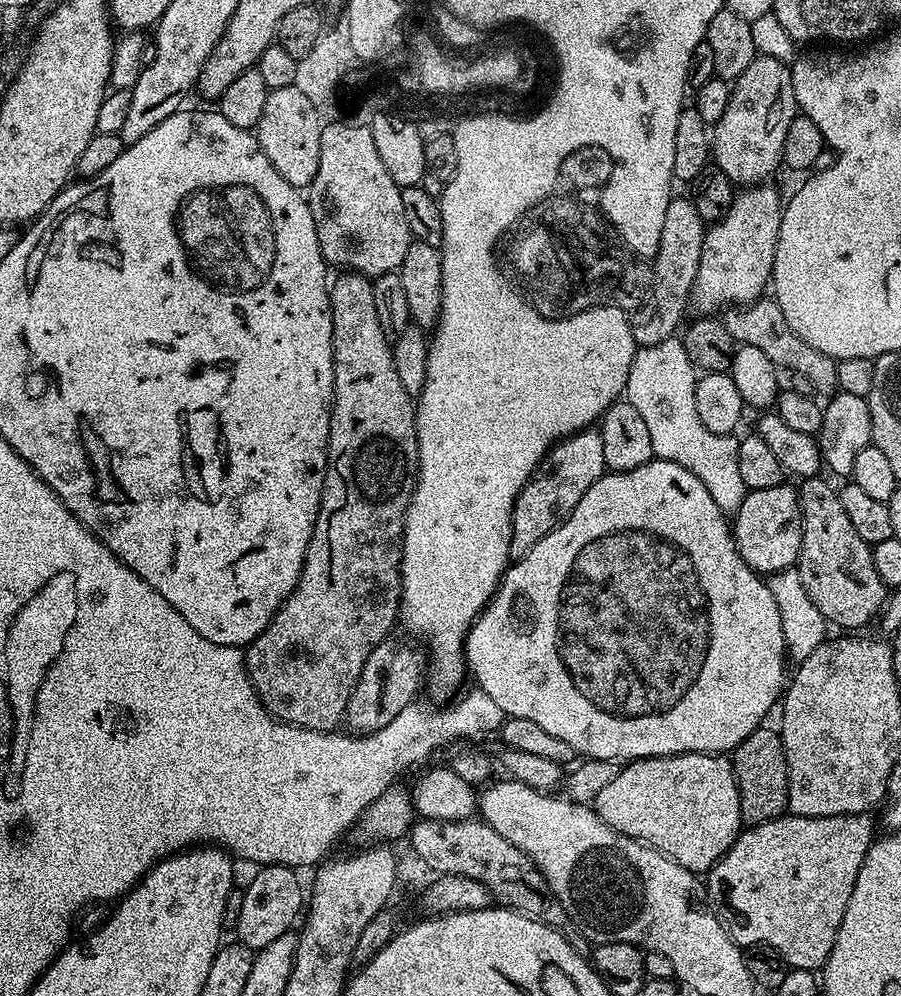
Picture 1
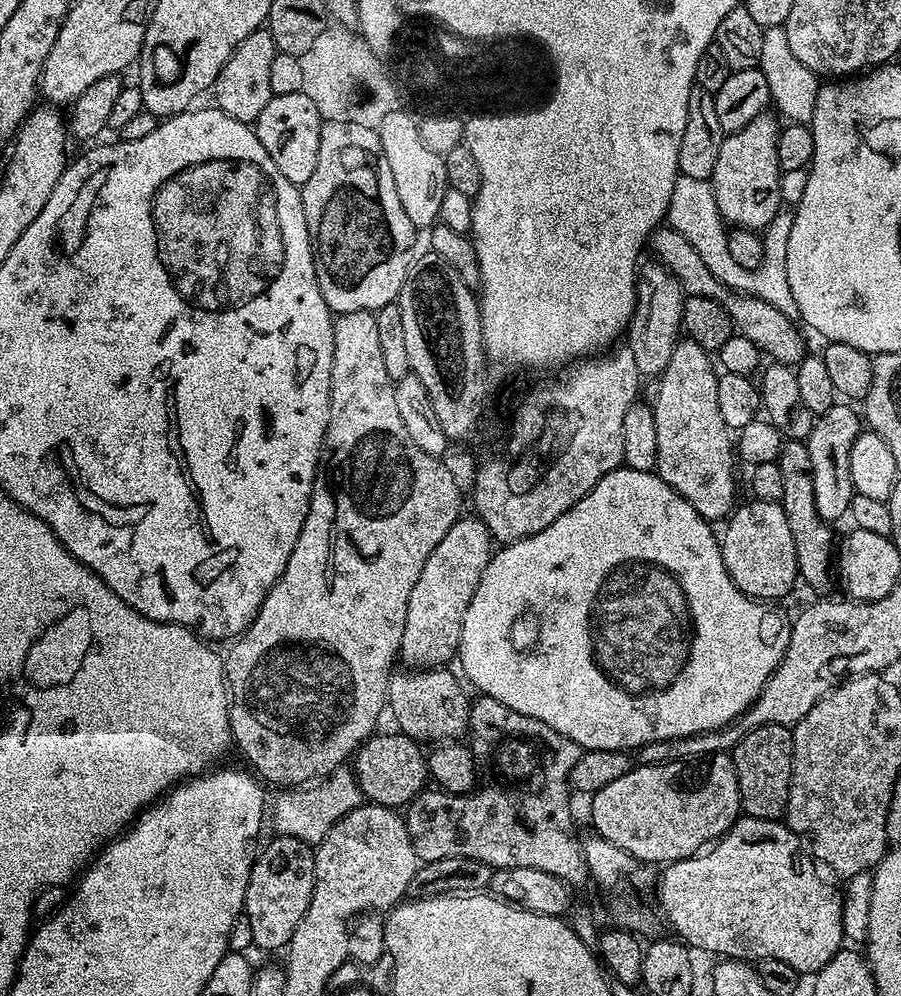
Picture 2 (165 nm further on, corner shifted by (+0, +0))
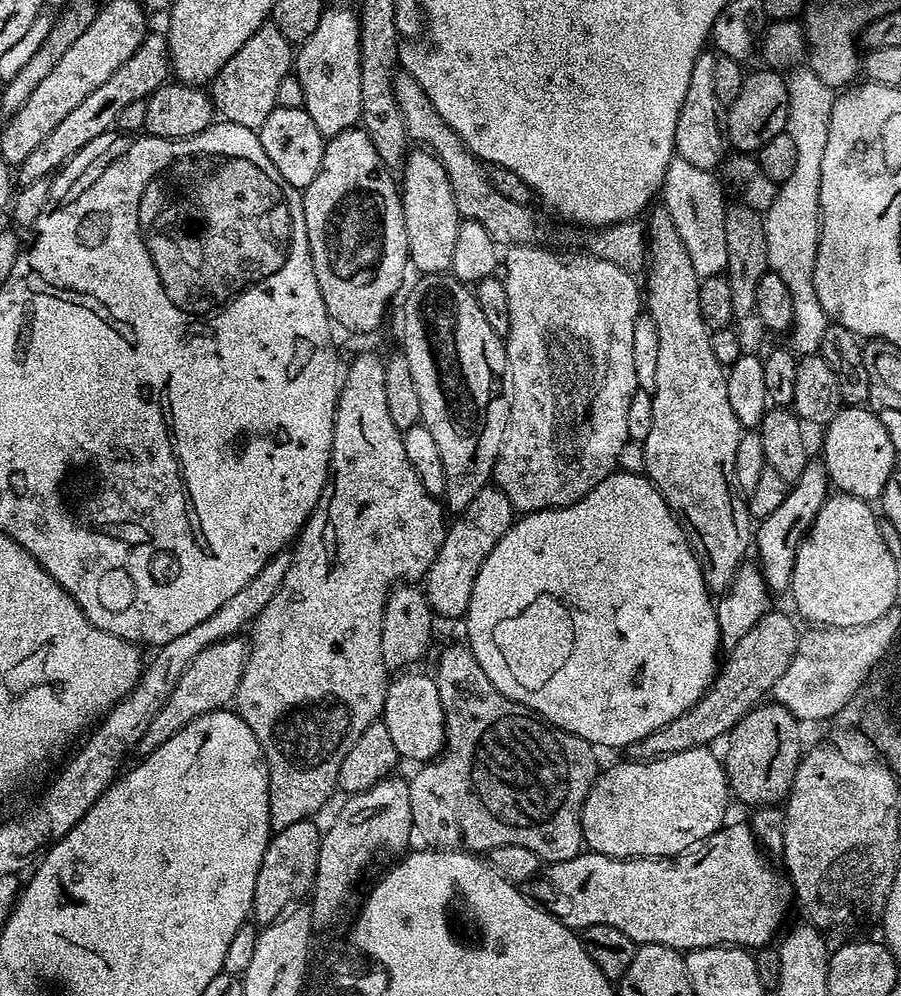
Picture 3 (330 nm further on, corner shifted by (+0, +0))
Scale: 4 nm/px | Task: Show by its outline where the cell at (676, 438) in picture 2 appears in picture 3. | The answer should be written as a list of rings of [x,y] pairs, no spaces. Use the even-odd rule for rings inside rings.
[[[663,206],[657,207],[657,212],[649,220],[646,220],[646,231],[648,234],[648,262],[646,265],[646,277],[648,276],[648,288],[646,284],[646,312],[654,318],[654,326],[658,326],[658,370],[656,371],[654,390],[652,391],[652,405],[654,406],[654,422],[650,422],[650,434],[643,440],[644,448],[644,468],[653,486],[662,494],[662,498],[667,502],[668,509],[676,515],[680,521],[687,537],[688,544],[692,547],[692,552],[696,555],[697,562],[704,569],[704,580],[708,583],[709,589],[713,593],[723,594],[728,591],[732,580],[739,571],[741,565],[745,563],[750,549],[754,544],[754,521],[748,515],[748,506],[745,497],[742,495],[740,487],[734,478],[734,454],[738,450],[738,442],[742,435],[742,429],[738,418],[734,418],[734,410],[730,406],[730,397],[726,394],[726,382],[728,374],[725,365],[714,358],[712,349],[712,338],[706,322],[702,318],[702,309],[698,307],[698,286],[700,276],[694,274],[694,266],[690,266],[690,254],[686,254],[686,246],[682,246],[682,238],[678,238],[678,230],[674,230],[674,222],[670,222],[670,214]]]

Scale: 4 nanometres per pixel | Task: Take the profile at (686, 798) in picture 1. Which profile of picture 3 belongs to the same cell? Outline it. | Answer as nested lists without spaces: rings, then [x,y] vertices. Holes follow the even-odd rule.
[[[705,746],[657,760],[633,760],[599,773],[580,811],[584,843],[603,856],[671,858],[702,843],[725,823],[730,789],[719,755]]]

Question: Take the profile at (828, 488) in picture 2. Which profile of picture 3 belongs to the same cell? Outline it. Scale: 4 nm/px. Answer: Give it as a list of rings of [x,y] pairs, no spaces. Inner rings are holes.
[[[809,459],[806,470],[802,470],[802,478],[798,478],[789,487],[782,506],[774,510],[766,519],[759,521],[754,532],[754,556],[758,559],[758,567],[765,578],[768,591],[787,593],[792,587],[792,575],[794,574],[794,562],[800,549],[800,543],[804,535],[810,530],[818,510],[828,501],[830,495],[830,481],[828,471],[824,468],[823,459]]]

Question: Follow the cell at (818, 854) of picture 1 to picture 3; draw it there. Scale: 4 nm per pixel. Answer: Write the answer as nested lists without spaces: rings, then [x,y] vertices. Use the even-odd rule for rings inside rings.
[[[728,822],[719,828],[715,834],[700,843],[699,846],[671,858],[629,858],[627,860],[619,860],[613,856],[603,856],[591,850],[581,851],[580,855],[569,860],[558,860],[549,863],[541,871],[540,875],[531,881],[530,889],[532,888],[532,892],[530,891],[530,896],[544,911],[550,913],[555,920],[560,920],[568,928],[583,930],[590,926],[598,926],[599,924],[614,926],[618,930],[622,930],[622,934],[629,936],[638,946],[641,944],[665,944],[671,948],[679,948],[681,950],[735,946],[737,948],[755,950],[771,945],[777,939],[776,931],[779,930],[780,923],[784,920],[784,903],[787,902],[788,896],[790,900],[789,885],[785,883],[782,876],[782,881],[780,881],[780,876],[772,869],[771,862],[764,859],[768,858],[758,847],[756,835],[752,833],[751,827],[747,823],[731,824],[731,822]]]

